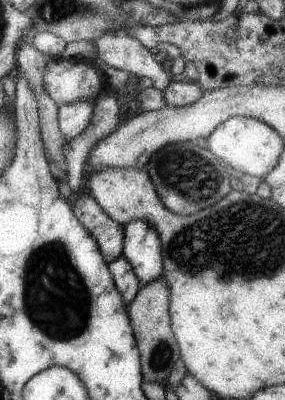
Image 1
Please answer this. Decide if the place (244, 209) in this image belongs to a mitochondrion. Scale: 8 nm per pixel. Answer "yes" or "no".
yes

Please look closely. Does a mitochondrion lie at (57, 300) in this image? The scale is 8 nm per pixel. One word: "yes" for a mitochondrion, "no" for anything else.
yes

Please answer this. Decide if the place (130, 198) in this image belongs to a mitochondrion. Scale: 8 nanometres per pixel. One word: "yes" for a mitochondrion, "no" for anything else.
no

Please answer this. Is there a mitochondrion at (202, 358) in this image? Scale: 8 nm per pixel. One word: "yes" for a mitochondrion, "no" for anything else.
no

